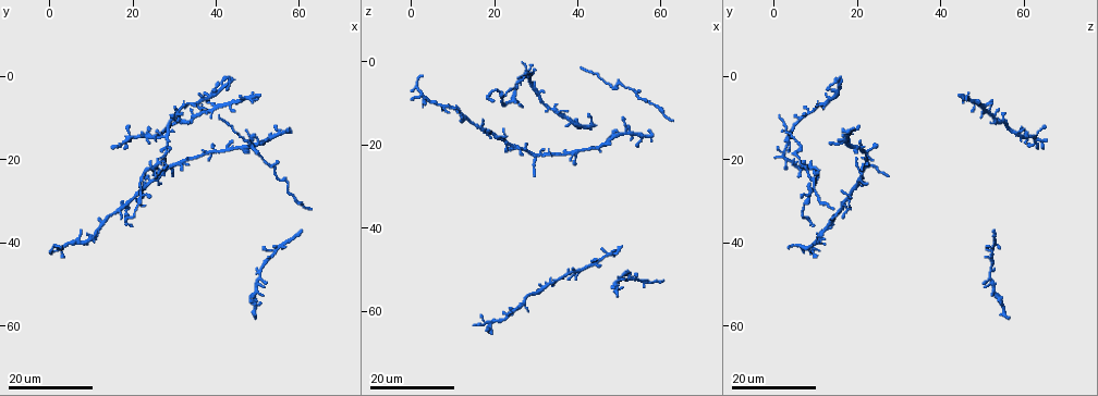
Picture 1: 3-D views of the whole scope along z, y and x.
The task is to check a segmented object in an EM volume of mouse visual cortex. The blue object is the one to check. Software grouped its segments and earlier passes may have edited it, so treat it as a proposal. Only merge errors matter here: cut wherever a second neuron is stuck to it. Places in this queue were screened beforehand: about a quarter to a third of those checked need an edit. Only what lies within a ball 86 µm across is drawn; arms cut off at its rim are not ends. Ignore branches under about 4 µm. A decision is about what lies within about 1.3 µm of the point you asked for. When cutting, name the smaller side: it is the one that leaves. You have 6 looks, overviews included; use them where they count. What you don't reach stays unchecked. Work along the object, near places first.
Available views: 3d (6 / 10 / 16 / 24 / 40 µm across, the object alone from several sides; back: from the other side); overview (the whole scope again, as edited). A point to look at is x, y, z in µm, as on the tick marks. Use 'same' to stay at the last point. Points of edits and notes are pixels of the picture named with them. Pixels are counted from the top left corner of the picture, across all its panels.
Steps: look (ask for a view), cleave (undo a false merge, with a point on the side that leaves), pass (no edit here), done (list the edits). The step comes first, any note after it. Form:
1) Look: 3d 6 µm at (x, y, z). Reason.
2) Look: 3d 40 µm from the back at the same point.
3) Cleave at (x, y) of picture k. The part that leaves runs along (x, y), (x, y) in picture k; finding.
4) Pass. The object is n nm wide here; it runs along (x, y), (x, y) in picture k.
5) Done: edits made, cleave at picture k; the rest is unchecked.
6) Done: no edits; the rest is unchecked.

Look: 3d 16 µm at (1.5, 41.0, 5.5). Thin arm on a thick one.

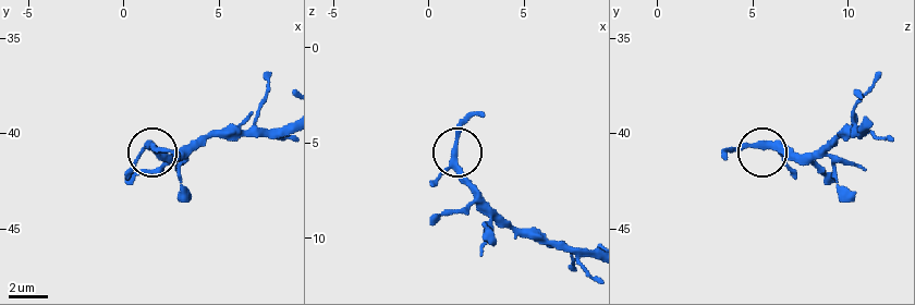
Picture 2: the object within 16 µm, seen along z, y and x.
Look: 3d 10 µm at (1.4, 40.7, 5.5). Zoom in.

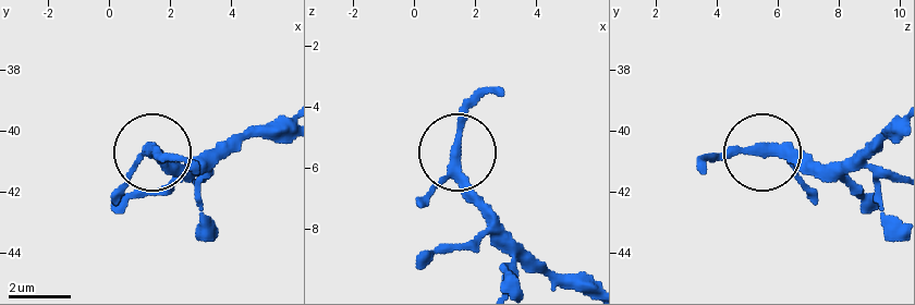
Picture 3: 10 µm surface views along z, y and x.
Pass. 3 arms meet here; it runs along (281, 129), (242, 131), (203, 160), (148, 153), (185, 157) in picture 3; continuous, no second neuron.

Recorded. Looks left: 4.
Look: 3d 24 µm at (20.5, 28.5, 18.5). Four-way junction.

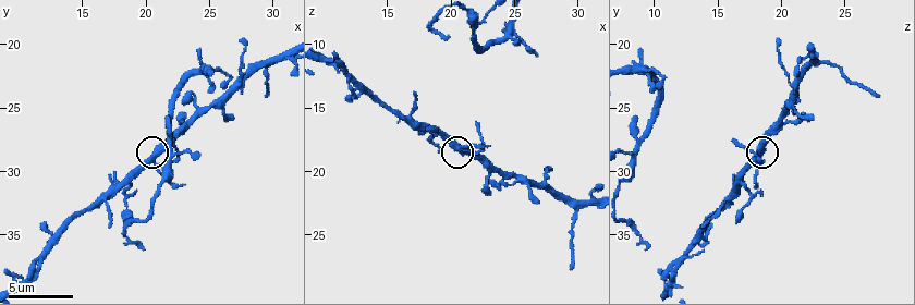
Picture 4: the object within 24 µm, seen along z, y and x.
Look: 3d 6 µm at (20.4, 29.2, 18.2).

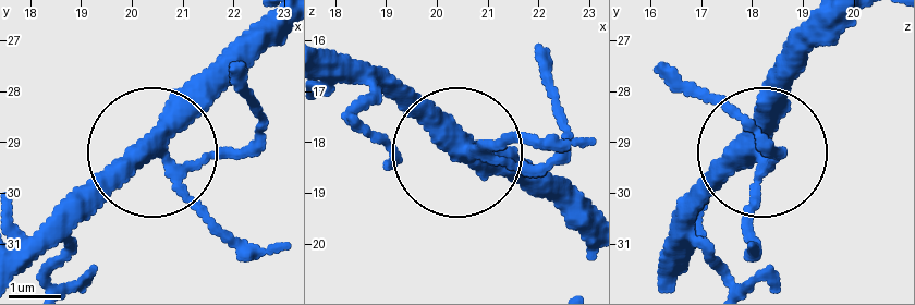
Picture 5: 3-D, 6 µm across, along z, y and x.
Pass. It runs along (592, 229), (539, 185), (470, 155), (561, 155) in picture 5; all the same neuron.

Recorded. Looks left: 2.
Look: 3d 10 µm at (29.8, 21.6, 23.0). Three arms meet.

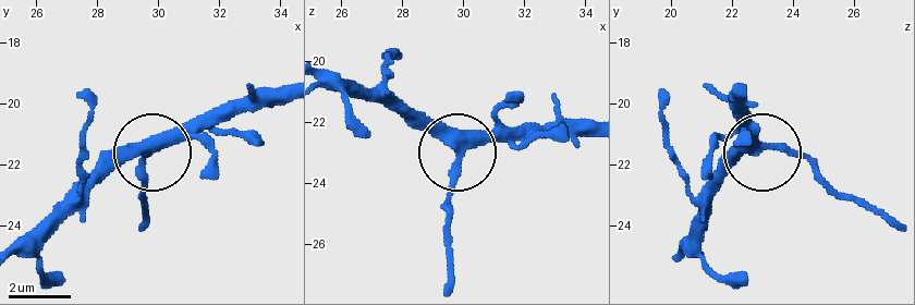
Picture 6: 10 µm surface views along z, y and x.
Pass. 3 arms meet here; it runs along (586, 130), (485, 130), (470, 137), (454, 161), (446, 244) in picture 6; all the same neuron.

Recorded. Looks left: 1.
Done: no edits; the rest is unchecked.

